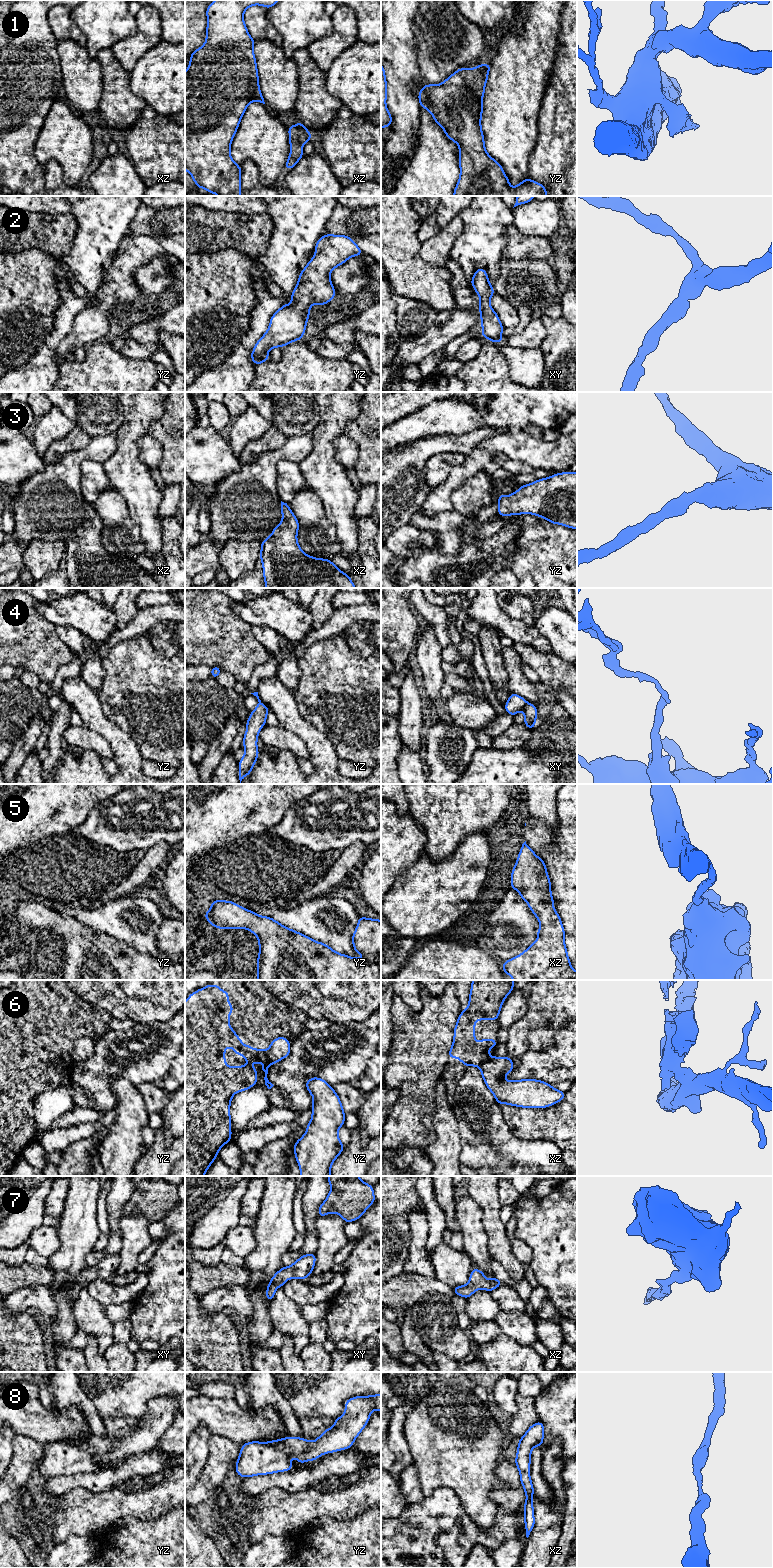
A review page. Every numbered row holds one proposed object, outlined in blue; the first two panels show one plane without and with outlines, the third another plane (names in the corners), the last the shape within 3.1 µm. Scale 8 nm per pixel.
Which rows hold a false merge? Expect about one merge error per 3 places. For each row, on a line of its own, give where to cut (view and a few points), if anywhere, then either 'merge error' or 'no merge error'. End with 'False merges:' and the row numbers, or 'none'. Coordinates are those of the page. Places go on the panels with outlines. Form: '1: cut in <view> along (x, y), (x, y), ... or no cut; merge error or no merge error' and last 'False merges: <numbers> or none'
1: no cut; no merge error
2: no cut; no merge error
3: no cut; no merge error
4: cut in xy along (528, 703), (522, 708); merge error
5: no cut; no merge error
6: cut in yz along (268, 1051), (265, 1055), (267, 1065); merge error
7: no cut; no merge error
8: no cut; no merge error
False merges: 4, 6

